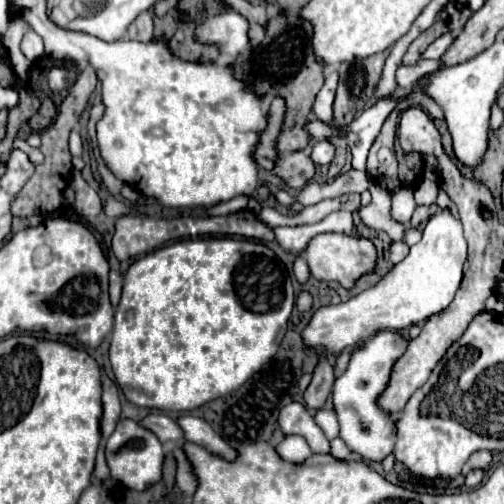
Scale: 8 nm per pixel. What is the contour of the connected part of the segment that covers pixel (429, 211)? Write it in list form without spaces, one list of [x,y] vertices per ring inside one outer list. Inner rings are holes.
[[[435,204],[433,206],[417,206],[417,210],[415,210],[413,218],[411,218],[411,226],[419,226],[421,222],[427,222],[435,212],[437,212]]]

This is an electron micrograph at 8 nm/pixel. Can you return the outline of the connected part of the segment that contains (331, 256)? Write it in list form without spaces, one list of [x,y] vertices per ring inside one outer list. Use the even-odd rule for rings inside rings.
[[[319,234],[309,240],[305,248],[305,258],[311,270],[313,278],[325,278],[325,280],[339,280],[345,288],[351,288],[353,282],[369,272],[375,264],[375,248],[369,240],[361,236],[347,236],[347,234]]]

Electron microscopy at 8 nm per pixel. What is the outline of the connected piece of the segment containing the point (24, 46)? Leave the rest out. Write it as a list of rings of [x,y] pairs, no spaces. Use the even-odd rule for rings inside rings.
[[[29,30],[29,32],[23,36],[23,42],[21,42],[21,50],[23,50],[23,54],[25,54],[29,60],[37,60],[37,58],[41,58],[41,56],[45,54],[41,36],[39,36],[37,32]]]

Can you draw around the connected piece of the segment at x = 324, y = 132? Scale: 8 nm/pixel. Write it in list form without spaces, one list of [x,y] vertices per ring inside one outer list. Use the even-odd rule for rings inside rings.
[[[311,120],[311,122],[307,124],[307,130],[309,130],[309,134],[311,134],[315,140],[321,140],[321,136],[323,136],[323,138],[329,138],[329,136],[331,136],[331,126],[329,126],[329,124],[323,124],[323,122],[319,122],[319,120]]]

